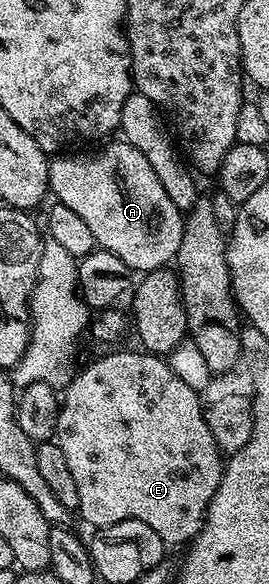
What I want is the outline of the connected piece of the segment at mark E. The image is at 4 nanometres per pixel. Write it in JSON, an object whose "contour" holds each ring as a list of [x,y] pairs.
{"contour":[[[144,349],[117,350],[114,354],[105,354],[94,362],[89,362],[85,367],[74,373],[73,379],[68,386],[64,387],[63,397],[59,402],[57,412],[57,432],[55,441],[59,448],[63,448],[63,457],[67,460],[67,468],[75,480],[75,488],[79,492],[79,504],[76,513],[92,528],[119,524],[119,520],[143,520],[147,528],[159,532],[166,547],[184,547],[196,538],[205,522],[205,513],[209,510],[211,500],[221,483],[221,472],[223,469],[223,455],[221,449],[215,444],[215,438],[211,436],[211,428],[205,419],[205,410],[201,406],[202,395],[191,388],[191,384],[179,380],[175,372],[169,367],[164,357],[146,352]]]}

